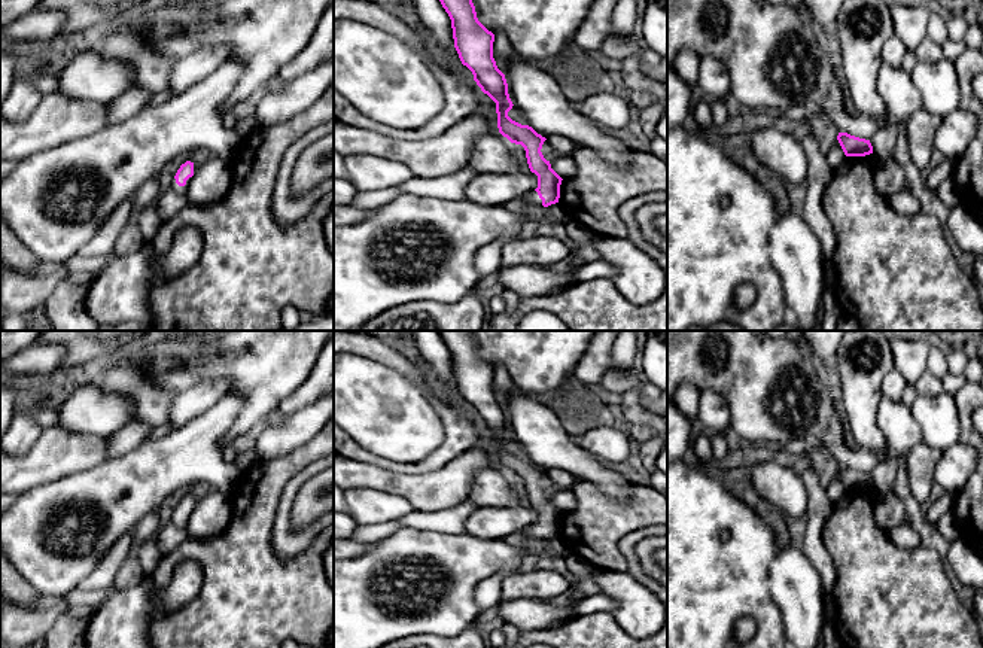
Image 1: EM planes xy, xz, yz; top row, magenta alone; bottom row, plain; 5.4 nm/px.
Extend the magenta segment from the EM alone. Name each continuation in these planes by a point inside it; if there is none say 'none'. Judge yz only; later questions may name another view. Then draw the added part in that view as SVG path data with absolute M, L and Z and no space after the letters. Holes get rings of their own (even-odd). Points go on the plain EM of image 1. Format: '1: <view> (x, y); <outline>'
none

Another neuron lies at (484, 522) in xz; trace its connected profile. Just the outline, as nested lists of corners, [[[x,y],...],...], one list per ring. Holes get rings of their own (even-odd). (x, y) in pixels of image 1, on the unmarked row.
[[[477,506],[466,518],[468,535],[484,539],[503,539],[514,532],[523,532],[538,521],[538,509],[529,506]]]

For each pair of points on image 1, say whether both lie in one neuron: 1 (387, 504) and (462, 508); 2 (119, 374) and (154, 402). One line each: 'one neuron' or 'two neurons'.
1: one neuron
2: one neuron

